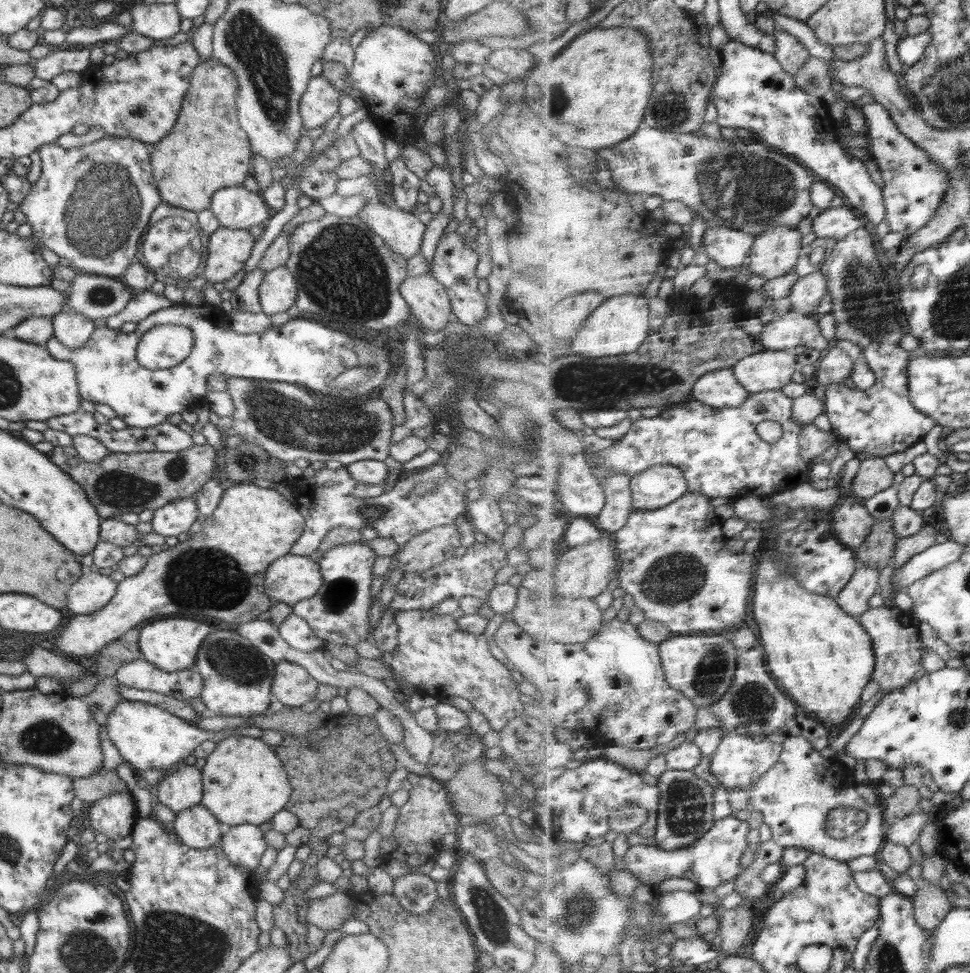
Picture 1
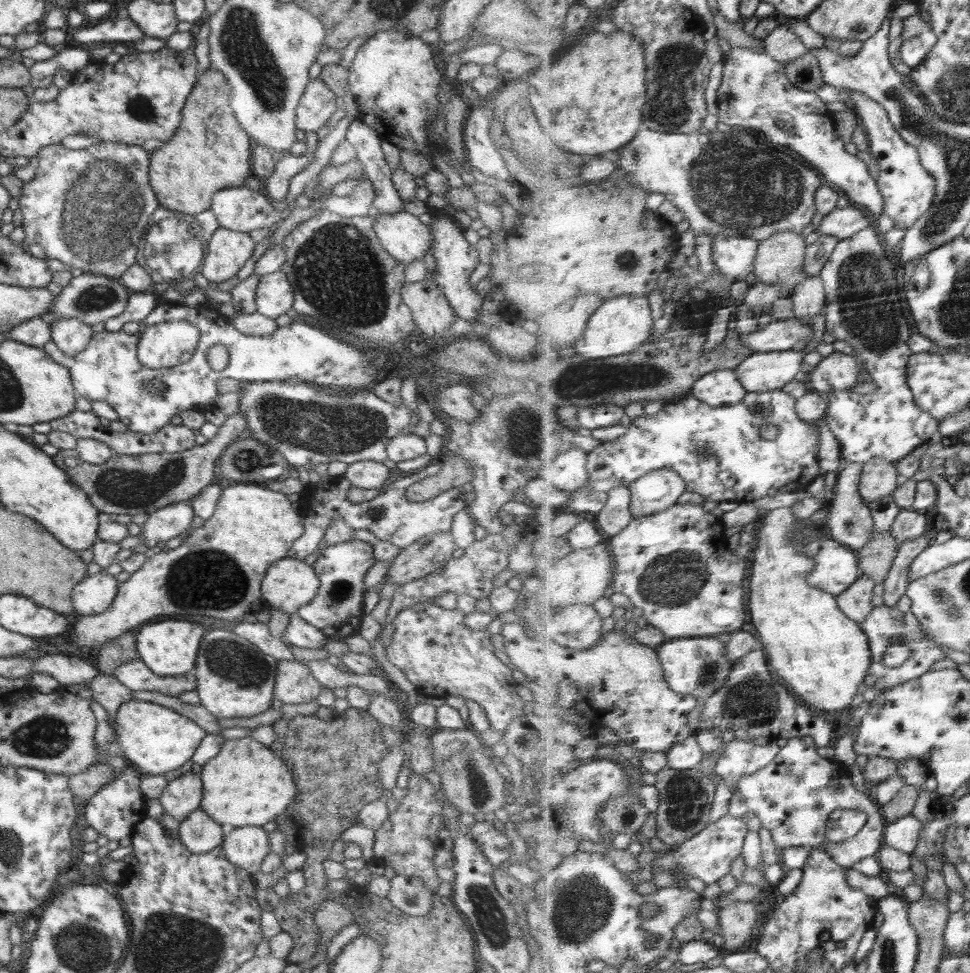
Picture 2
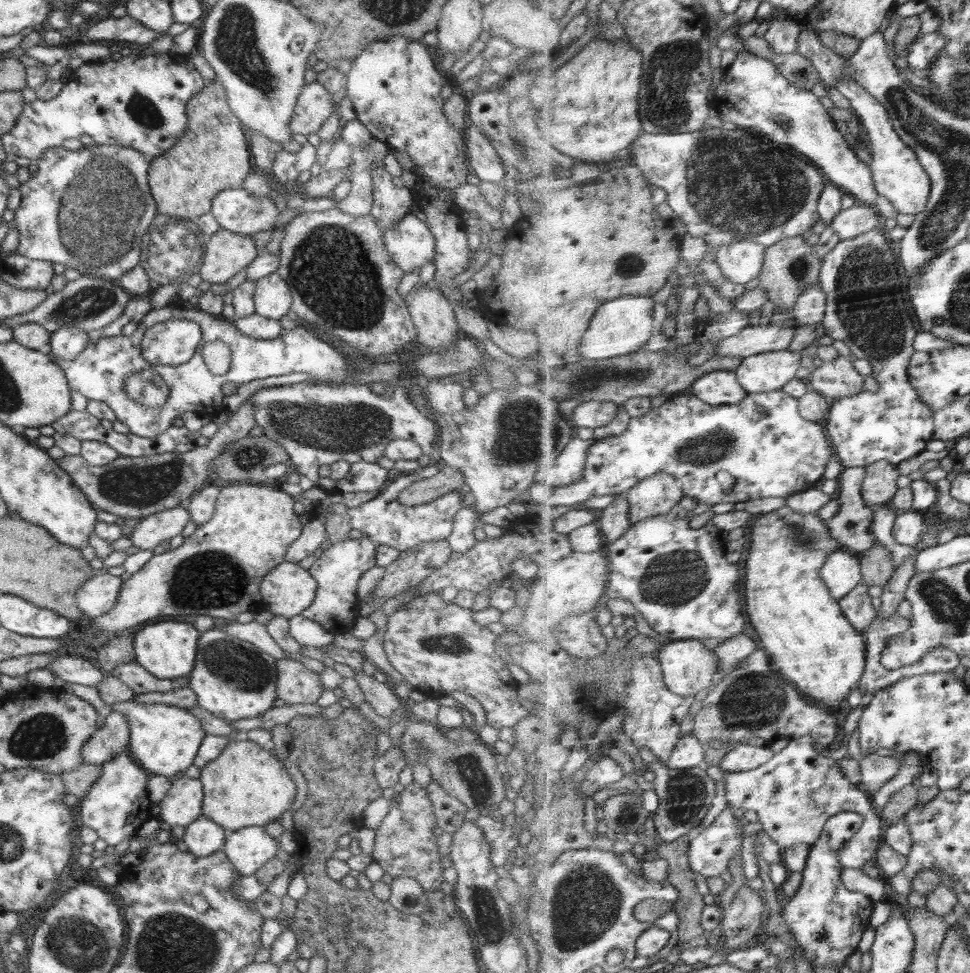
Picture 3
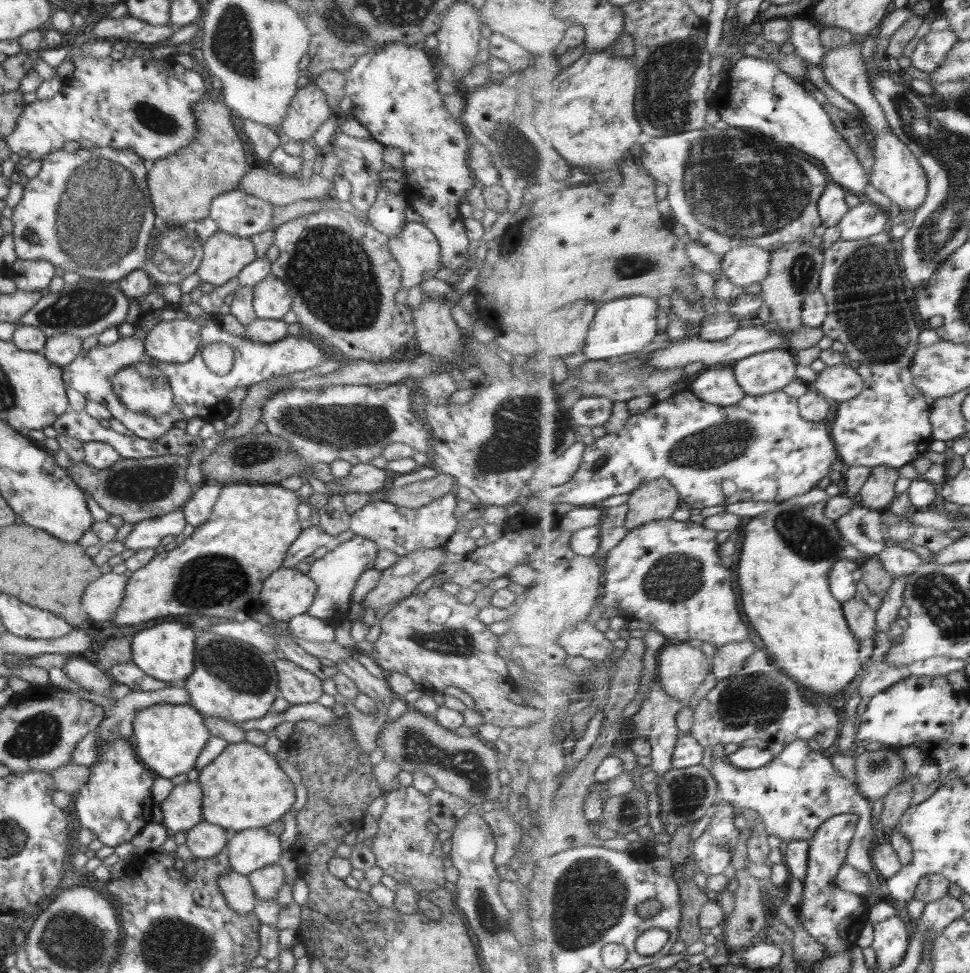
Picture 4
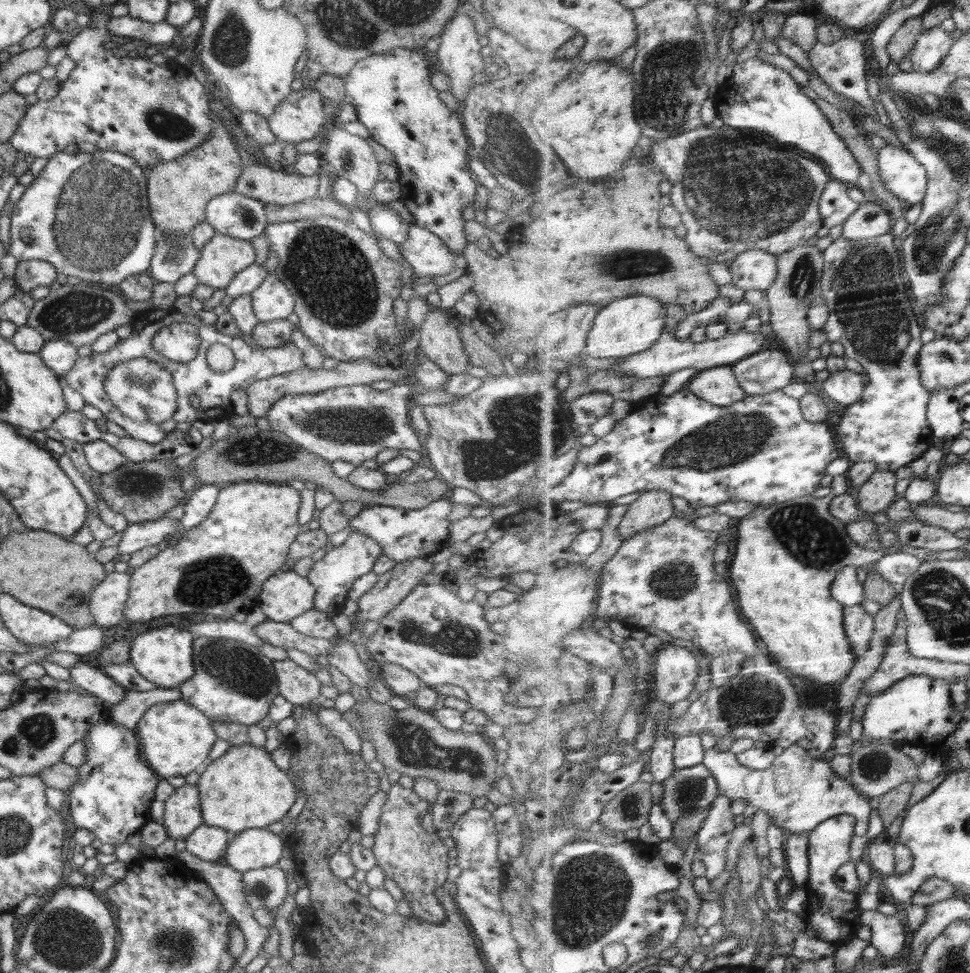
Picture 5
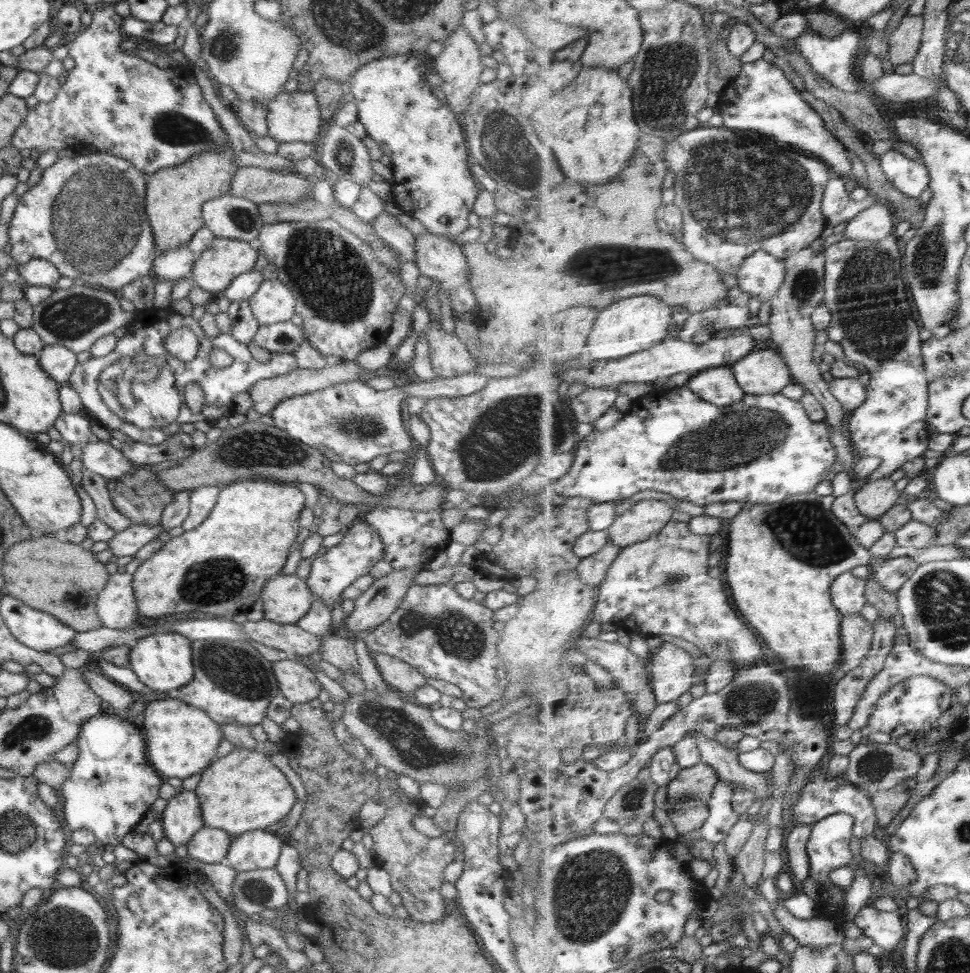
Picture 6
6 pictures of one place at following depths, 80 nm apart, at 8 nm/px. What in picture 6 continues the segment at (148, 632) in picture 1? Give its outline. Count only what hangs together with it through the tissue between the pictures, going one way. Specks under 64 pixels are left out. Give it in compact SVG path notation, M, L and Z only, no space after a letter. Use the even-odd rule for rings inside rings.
M174 631L154 633L139 638L129 649L130 668L152 691L169 693L188 684L195 668L191 655L191 640Z

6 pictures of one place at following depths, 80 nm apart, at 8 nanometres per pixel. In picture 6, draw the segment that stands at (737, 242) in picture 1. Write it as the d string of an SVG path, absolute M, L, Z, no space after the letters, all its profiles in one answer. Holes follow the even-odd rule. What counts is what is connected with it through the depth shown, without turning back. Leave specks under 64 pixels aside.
M760 249L746 260L739 272L740 287L746 292L758 295L762 302L771 302L786 284L787 272L787 262L784 259Z

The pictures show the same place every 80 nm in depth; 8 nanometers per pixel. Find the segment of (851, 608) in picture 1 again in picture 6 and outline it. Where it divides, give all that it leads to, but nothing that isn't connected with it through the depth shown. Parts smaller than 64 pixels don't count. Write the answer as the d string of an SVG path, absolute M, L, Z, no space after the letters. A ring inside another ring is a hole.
M854 614L854 616L845 616L843 620L843 663L841 664L838 677L844 678L846 674L858 668L865 658L873 649L873 640L875 639L875 626L870 624L862 614Z

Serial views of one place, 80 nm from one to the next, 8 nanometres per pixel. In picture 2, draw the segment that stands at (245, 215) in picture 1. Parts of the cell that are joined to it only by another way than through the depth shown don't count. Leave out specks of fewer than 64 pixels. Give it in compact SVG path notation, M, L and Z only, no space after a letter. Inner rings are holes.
M246 186L215 192L210 209L220 227L243 233L270 229L291 213L285 206L273 204L262 190L253 191Z

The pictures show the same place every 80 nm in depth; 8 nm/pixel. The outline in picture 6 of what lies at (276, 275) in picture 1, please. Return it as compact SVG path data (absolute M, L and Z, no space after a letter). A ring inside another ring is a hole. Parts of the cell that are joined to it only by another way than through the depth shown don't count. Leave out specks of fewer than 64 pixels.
M263 280L258 290L247 300L251 311L260 325L271 325L279 322L290 321L295 314L296 299L288 287L280 280Z

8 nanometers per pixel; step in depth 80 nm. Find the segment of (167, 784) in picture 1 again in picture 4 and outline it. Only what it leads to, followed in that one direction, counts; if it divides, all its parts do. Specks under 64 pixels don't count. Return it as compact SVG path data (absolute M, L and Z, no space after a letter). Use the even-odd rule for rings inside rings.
M198 781L174 785L169 796L161 802L163 825L171 835L187 832L203 820L202 795Z

